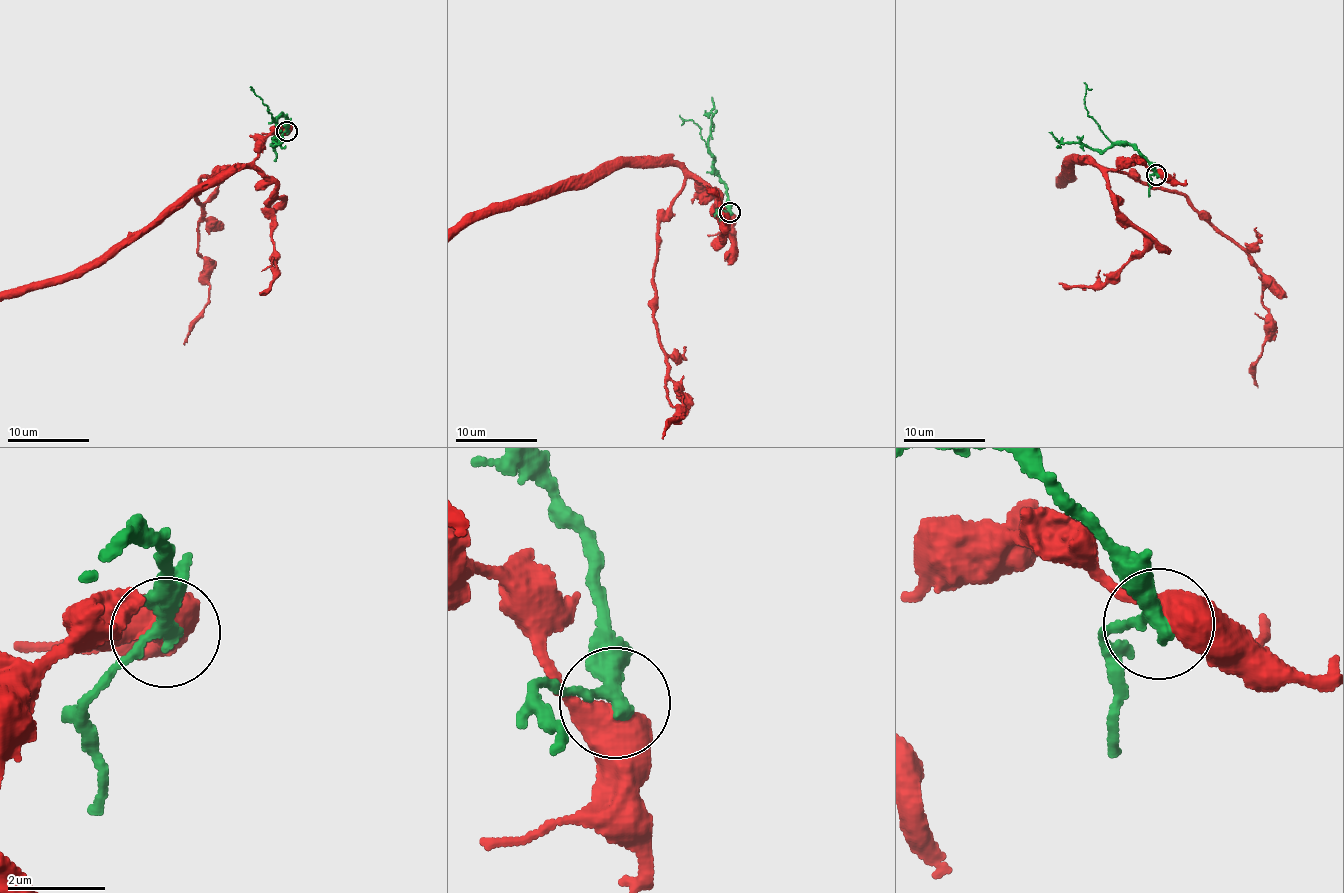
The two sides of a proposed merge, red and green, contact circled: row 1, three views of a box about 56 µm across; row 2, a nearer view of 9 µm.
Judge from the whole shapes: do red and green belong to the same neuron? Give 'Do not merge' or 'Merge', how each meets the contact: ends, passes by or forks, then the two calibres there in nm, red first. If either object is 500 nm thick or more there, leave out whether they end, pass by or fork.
Do not merge. Thickness 550 nm (red) against 320 nm

